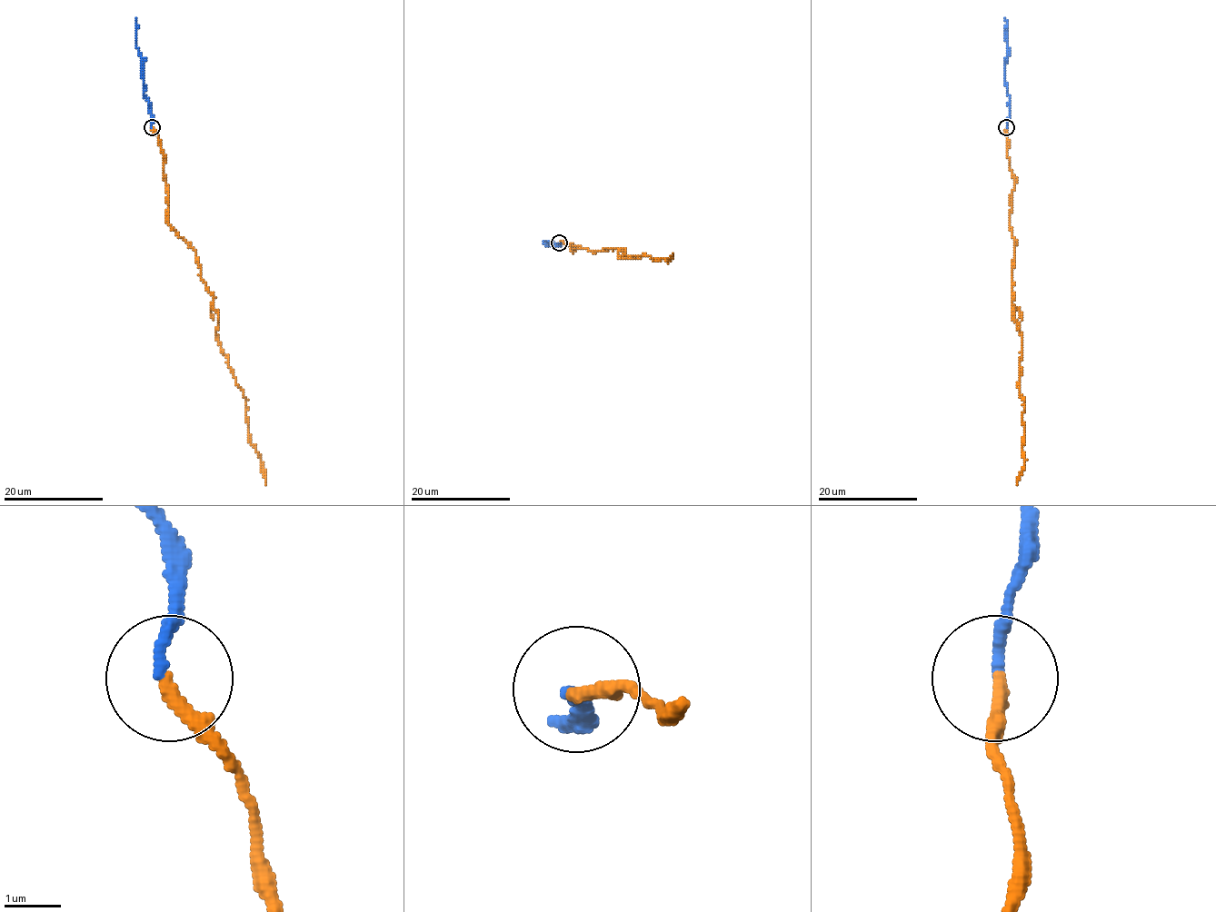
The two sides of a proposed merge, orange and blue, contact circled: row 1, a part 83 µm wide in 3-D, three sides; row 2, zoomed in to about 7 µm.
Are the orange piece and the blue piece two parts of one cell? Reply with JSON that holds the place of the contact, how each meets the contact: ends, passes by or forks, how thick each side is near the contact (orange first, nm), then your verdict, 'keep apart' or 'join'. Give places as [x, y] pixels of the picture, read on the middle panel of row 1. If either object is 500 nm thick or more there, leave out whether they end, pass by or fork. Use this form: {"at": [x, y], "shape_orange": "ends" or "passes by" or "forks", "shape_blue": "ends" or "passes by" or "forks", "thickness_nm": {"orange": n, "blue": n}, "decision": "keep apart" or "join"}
{"at": [559, 242], "shape_orange": "ends", "shape_blue": "ends", "thickness_nm": {"orange": 280, "blue": 190}, "decision": "join"}

